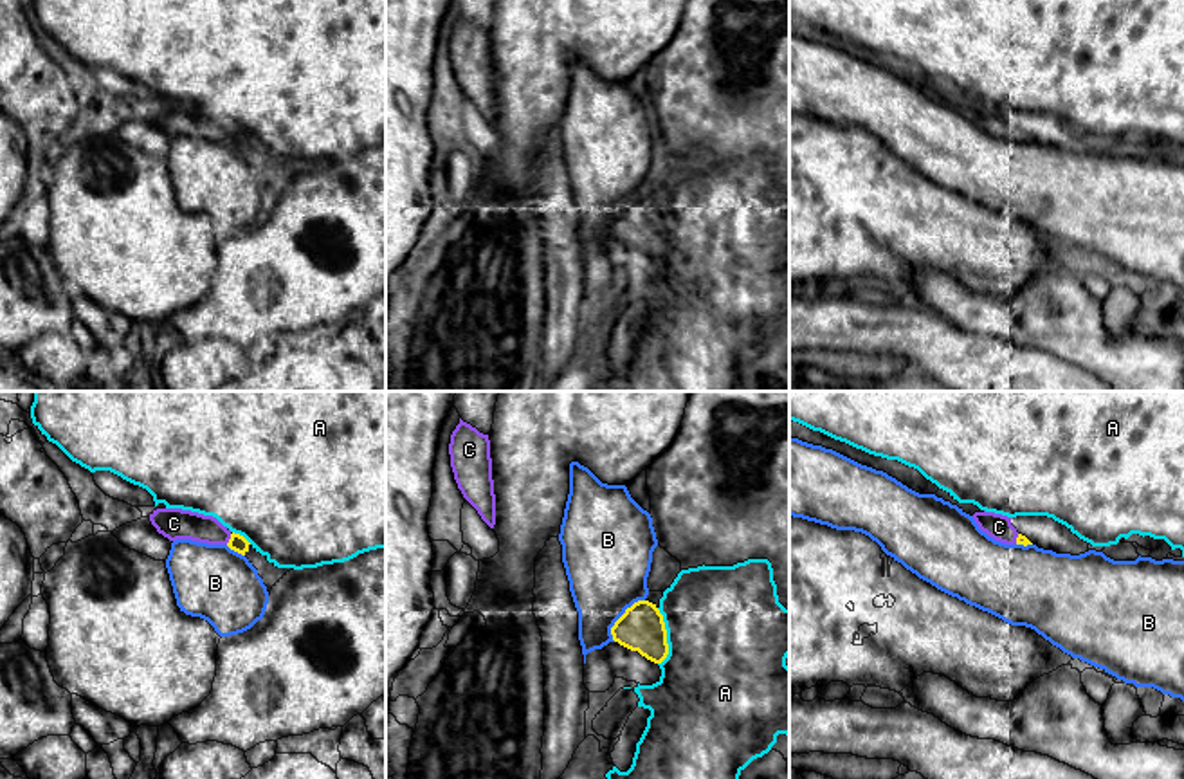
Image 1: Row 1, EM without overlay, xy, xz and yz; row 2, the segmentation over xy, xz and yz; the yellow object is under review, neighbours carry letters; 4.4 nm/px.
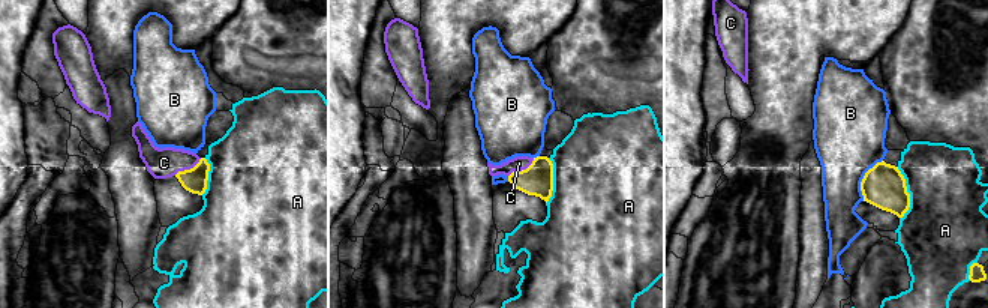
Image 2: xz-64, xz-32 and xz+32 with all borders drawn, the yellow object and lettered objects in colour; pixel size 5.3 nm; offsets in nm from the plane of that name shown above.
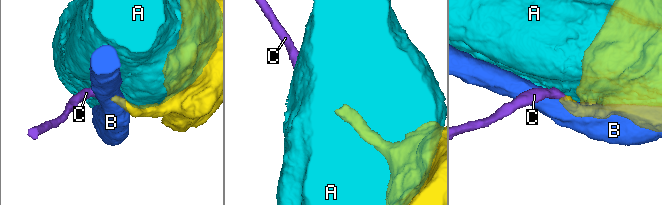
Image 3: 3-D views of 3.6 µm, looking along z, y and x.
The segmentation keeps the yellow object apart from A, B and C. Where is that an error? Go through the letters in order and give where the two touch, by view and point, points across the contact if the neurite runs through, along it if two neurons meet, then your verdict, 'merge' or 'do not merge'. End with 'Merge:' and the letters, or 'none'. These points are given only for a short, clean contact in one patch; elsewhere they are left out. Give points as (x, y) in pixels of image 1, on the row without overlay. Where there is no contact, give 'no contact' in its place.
A: contact xz (665, 233); do not merge
B: contact xz (620, 213); do not merge
C: contact xy (229, 136); merge
Merge: C

